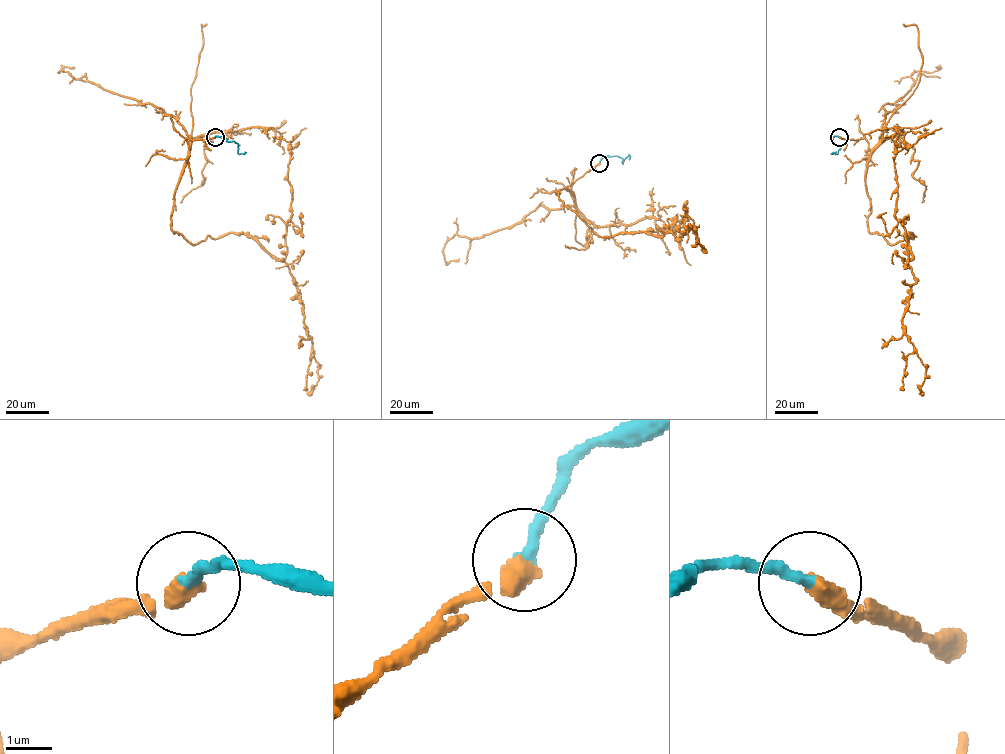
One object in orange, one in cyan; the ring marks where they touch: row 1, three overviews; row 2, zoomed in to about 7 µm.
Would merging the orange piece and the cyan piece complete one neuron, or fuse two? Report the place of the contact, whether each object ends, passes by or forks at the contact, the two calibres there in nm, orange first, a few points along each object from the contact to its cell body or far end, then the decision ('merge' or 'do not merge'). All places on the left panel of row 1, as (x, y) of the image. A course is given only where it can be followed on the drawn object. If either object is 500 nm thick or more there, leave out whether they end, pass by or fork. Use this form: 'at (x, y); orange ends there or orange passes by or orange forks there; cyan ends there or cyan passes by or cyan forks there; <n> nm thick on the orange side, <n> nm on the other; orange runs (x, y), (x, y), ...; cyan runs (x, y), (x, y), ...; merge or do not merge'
at (215, 137); orange ends there; cyan ends there; 460 nm thick on the orange side, 280 nm on the other; orange runs (215, 137), (187, 138), (171, 230), (191, 244), (247, 233), (282, 260), (292, 215), (291, 142), (306, 128); cyan runs (215, 137), (234, 141), (239, 145), (237, 153), (245, 152); merge

